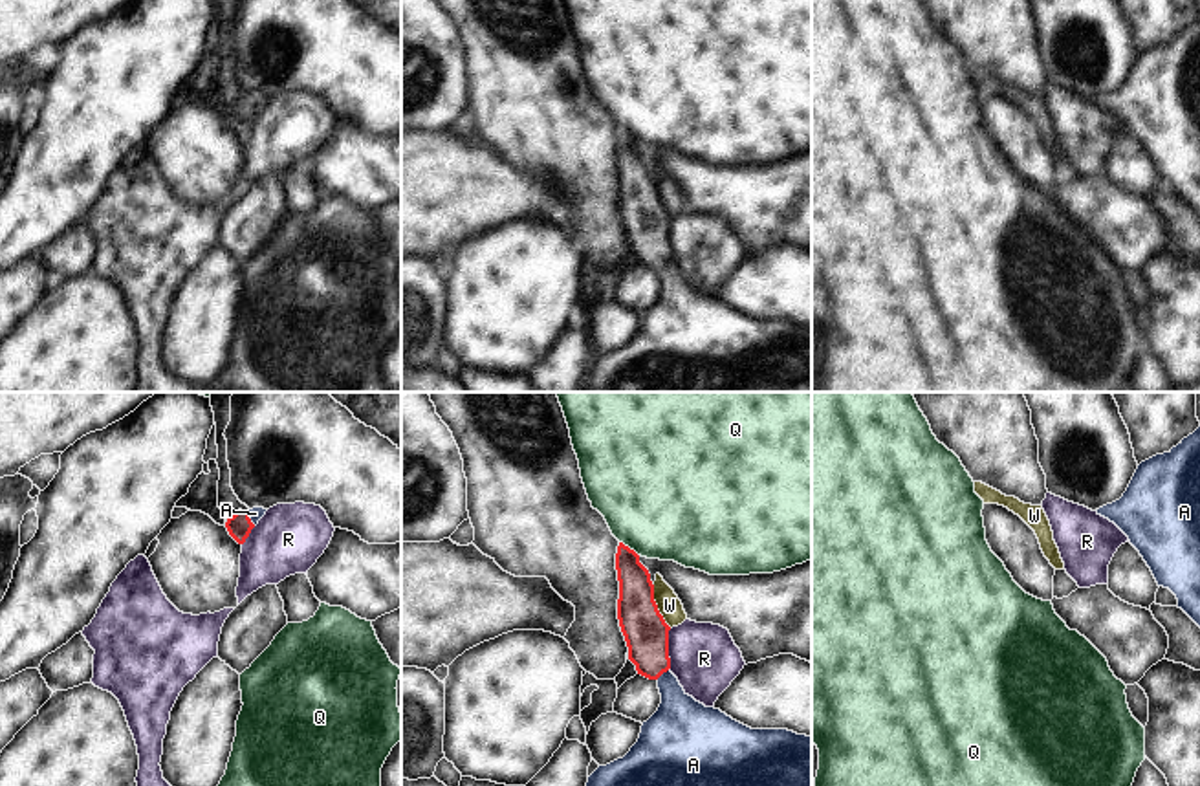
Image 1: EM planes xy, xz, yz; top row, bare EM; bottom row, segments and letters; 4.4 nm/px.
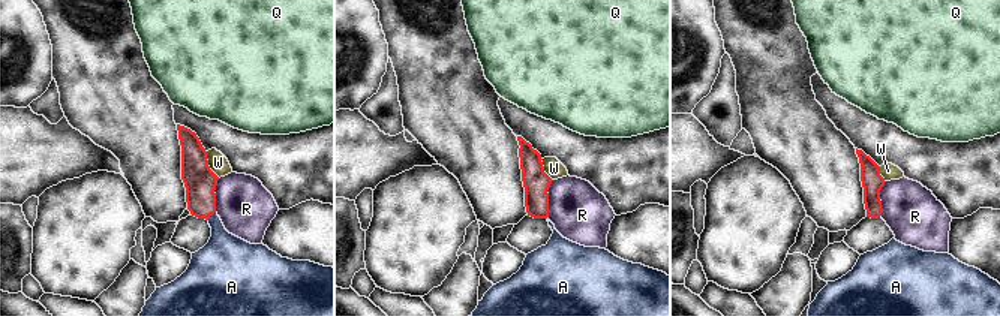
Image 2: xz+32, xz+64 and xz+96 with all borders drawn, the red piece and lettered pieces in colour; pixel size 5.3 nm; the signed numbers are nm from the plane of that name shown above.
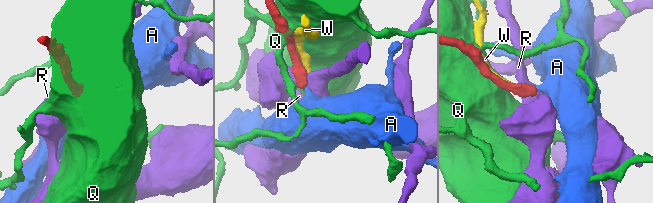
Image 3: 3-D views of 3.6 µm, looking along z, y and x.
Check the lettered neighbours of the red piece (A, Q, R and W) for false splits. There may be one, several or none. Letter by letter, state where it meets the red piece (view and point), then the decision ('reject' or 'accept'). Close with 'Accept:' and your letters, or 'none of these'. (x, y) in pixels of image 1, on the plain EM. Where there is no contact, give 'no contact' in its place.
A: meets red in xy at (250, 109); accept
Q: meets red in xz at (627, 136); reject
R: meets red in xz at (667, 239); reject
W: meets red in xz at (656, 196); reject
Accept: A

